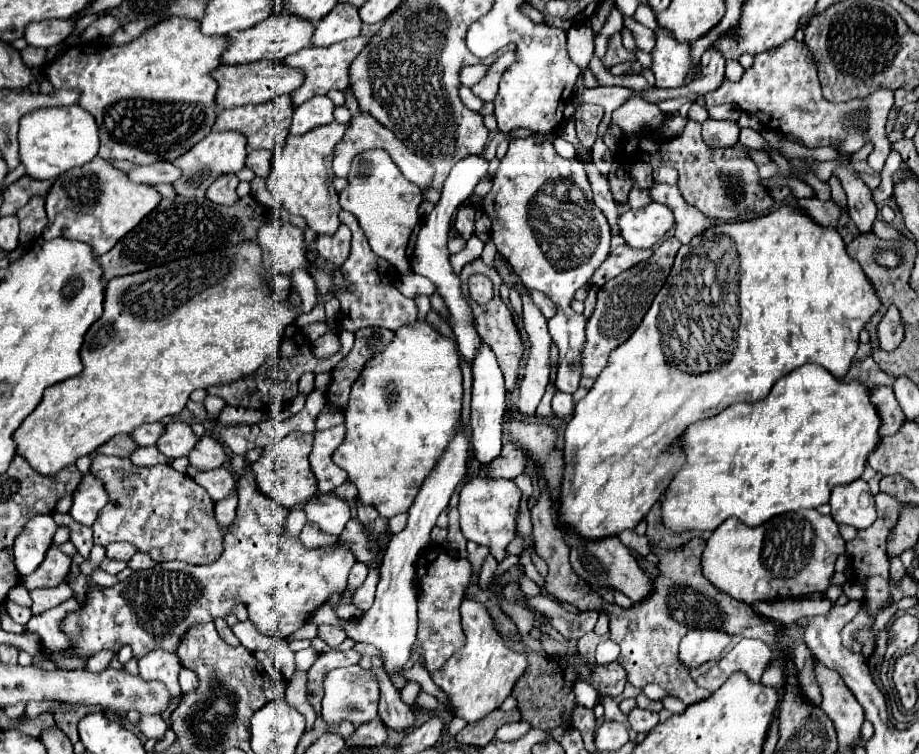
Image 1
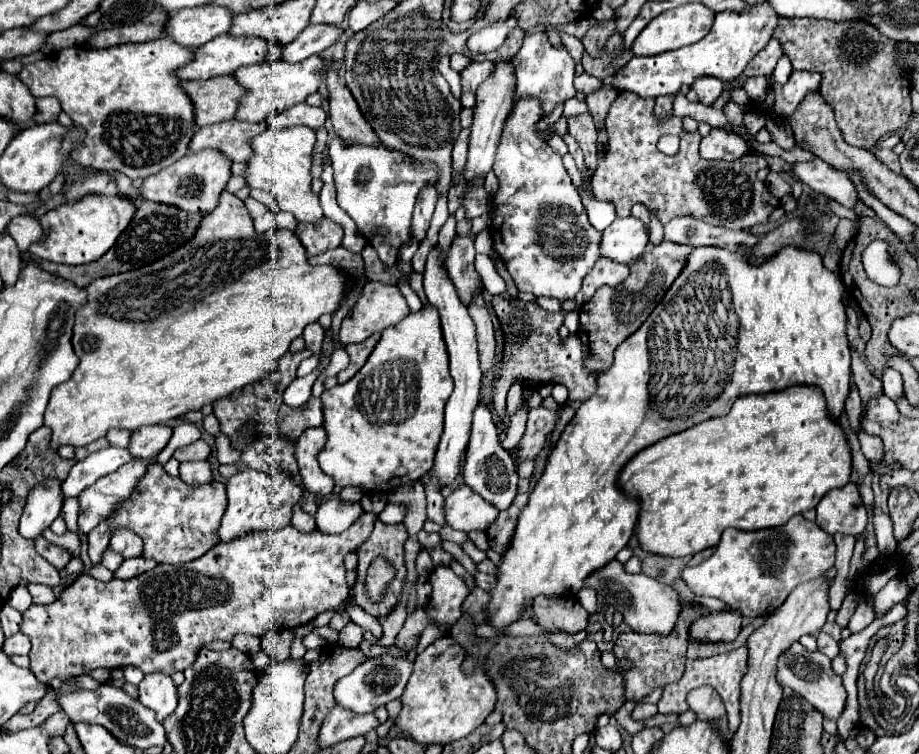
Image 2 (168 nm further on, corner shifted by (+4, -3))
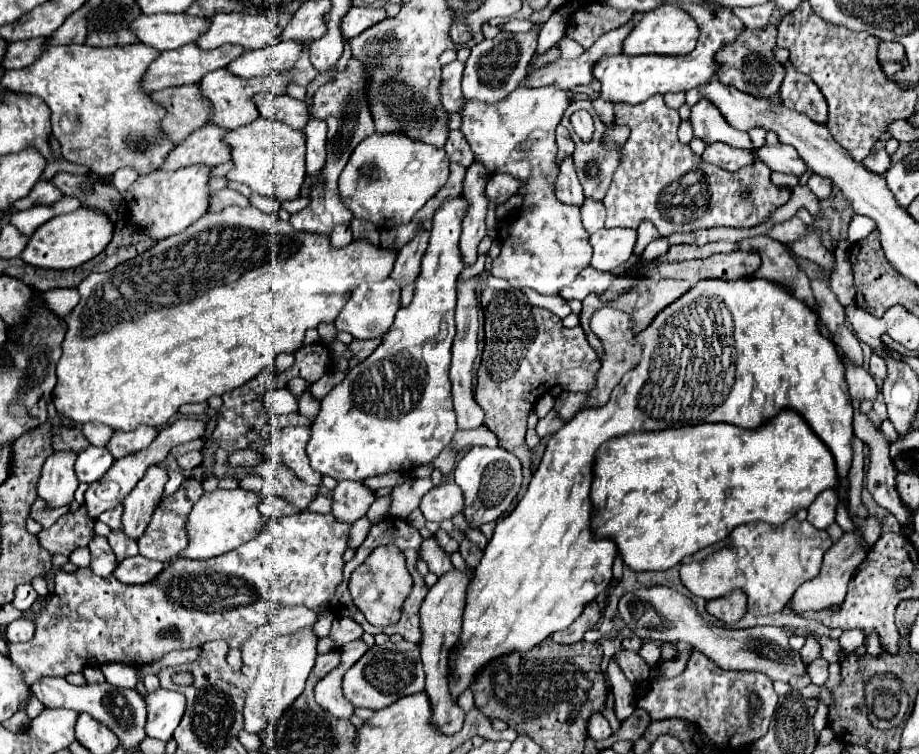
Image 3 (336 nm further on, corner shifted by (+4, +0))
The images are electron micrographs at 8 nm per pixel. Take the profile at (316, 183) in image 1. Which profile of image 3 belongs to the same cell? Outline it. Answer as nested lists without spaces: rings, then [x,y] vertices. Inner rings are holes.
[[[258,117],[250,125],[228,131],[222,141],[230,145],[234,161],[234,169],[226,175],[228,181],[240,181],[254,193],[276,197],[278,201],[290,201],[300,195],[300,187],[306,177],[306,137],[302,131],[290,129],[286,123],[274,123],[270,119]]]

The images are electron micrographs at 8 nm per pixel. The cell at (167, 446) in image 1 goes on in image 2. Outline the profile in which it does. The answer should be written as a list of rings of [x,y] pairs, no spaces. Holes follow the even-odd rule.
[[[166,424],[142,426],[132,432],[130,452],[134,452],[134,456],[142,460],[156,460],[158,454],[168,444],[170,436],[172,436],[172,428]]]

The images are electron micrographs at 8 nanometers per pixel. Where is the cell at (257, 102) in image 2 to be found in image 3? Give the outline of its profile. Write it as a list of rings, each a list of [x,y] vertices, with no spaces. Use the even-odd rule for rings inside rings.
[[[218,69],[218,71],[214,71],[214,73],[208,73],[208,75],[202,77],[202,81],[198,83],[202,99],[212,105],[212,115],[210,115],[208,123],[232,131],[232,129],[236,129],[236,127],[240,127],[240,125],[246,125],[246,123],[254,121],[260,114],[254,103],[252,103],[252,95],[263,91],[274,91],[276,95],[284,95],[284,93],[286,93],[286,87],[292,83],[290,75],[294,75],[294,71],[278,73],[278,75],[274,75],[272,79],[270,79],[270,77],[244,79],[244,77],[236,77],[236,75],[228,73],[226,69]]]

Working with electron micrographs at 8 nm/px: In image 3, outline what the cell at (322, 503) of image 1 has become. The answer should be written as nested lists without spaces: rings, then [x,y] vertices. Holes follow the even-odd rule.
[[[342,481],[332,491],[332,515],[338,521],[354,523],[356,519],[364,517],[368,507],[374,503],[376,493],[368,489],[364,483],[356,481]]]

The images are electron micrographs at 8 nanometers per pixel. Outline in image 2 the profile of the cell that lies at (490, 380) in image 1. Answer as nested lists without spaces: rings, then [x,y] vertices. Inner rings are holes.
[[[478,402],[476,410],[474,410],[470,444],[466,448],[466,456],[464,456],[464,464],[462,464],[462,478],[464,478],[466,486],[470,486],[482,498],[492,502],[498,510],[506,510],[516,496],[518,474],[514,470],[514,462],[512,462],[510,454],[502,448],[502,444],[498,440],[498,430],[496,430],[492,412],[490,412],[488,404],[484,404],[484,402]]]

